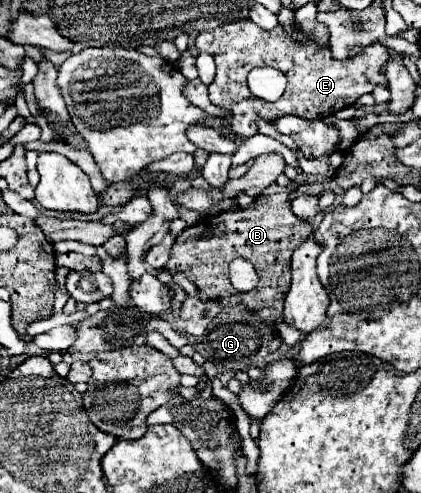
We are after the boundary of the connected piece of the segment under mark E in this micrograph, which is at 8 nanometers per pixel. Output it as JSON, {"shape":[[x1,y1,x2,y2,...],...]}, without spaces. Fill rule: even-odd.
{"shape":[[245,20,201,32,195,40,195,46,199,52,207,52,215,58,217,74,209,84,209,100,215,106,233,112,231,130,241,138,257,134,255,116,261,116,269,122,283,114,293,114,307,120,327,118,341,108,353,106,375,86,387,86,387,78,381,74,381,66,387,60,387,48,383,44,371,44,349,60,335,60,329,48,315,48,309,40,303,40,303,44,297,46,293,38,285,36,281,26,271,32,263,32,253,22],[257,66,271,66,287,76,287,90,277,102,268,103,259,98,249,98,251,92,247,90,247,74]]}

